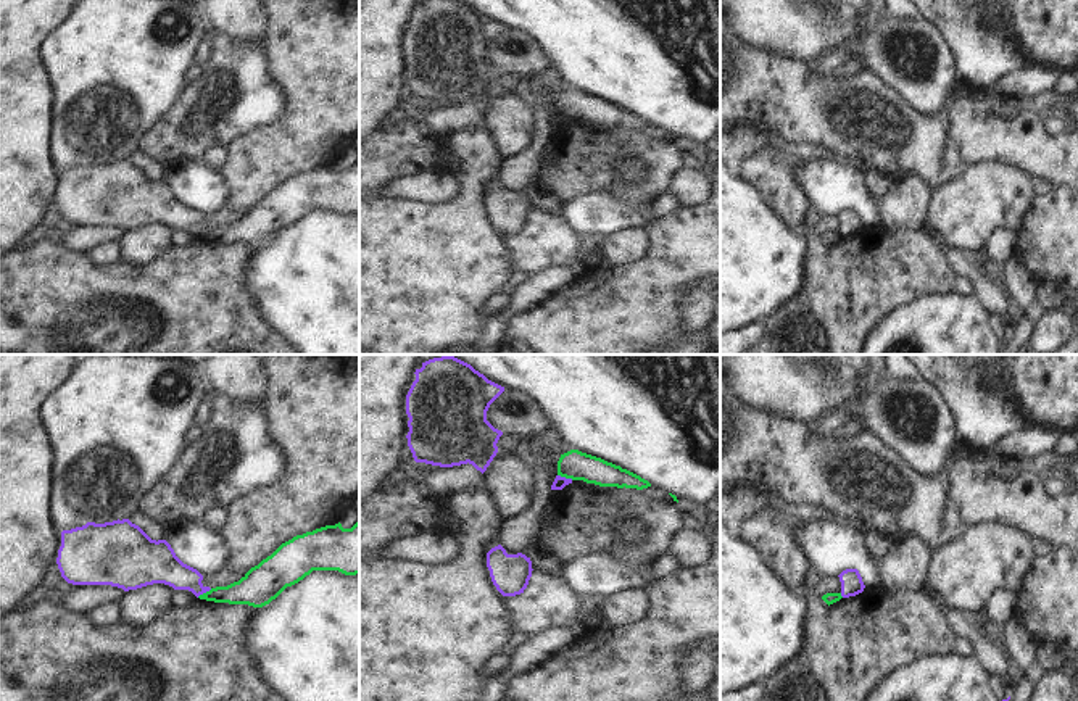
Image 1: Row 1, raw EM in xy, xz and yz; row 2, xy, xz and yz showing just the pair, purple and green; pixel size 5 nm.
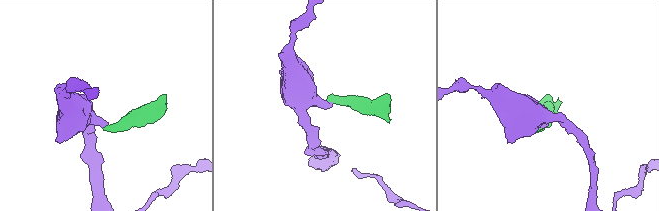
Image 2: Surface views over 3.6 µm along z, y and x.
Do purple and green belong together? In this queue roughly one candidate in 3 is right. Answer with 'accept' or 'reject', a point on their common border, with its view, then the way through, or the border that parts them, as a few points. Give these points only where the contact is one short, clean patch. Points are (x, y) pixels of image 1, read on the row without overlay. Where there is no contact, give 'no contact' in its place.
reject; contact xz (564, 116); border xz (558, 113), (572, 118)

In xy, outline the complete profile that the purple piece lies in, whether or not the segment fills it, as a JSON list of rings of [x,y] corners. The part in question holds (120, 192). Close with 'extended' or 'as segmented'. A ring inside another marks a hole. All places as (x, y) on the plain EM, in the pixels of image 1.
[[[129,158],[105,163],[87,161],[82,166],[63,169],[56,203],[61,216],[73,224],[111,224],[129,230],[164,222],[174,229],[189,229],[197,237],[211,229],[201,222],[203,214],[184,203],[166,179],[151,179]]]; as segmented

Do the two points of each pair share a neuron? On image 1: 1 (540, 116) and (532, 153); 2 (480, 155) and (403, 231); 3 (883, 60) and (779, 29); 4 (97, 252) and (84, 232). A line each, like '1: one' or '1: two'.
1: one
2: one
3: one
4: two

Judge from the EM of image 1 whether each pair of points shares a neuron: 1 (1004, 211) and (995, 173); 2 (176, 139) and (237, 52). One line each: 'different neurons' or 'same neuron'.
1: same neuron
2: same neuron

